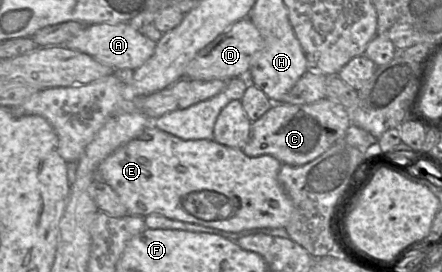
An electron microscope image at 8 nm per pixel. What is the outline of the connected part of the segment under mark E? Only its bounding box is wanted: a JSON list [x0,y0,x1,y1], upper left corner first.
[97,127,292,232]

